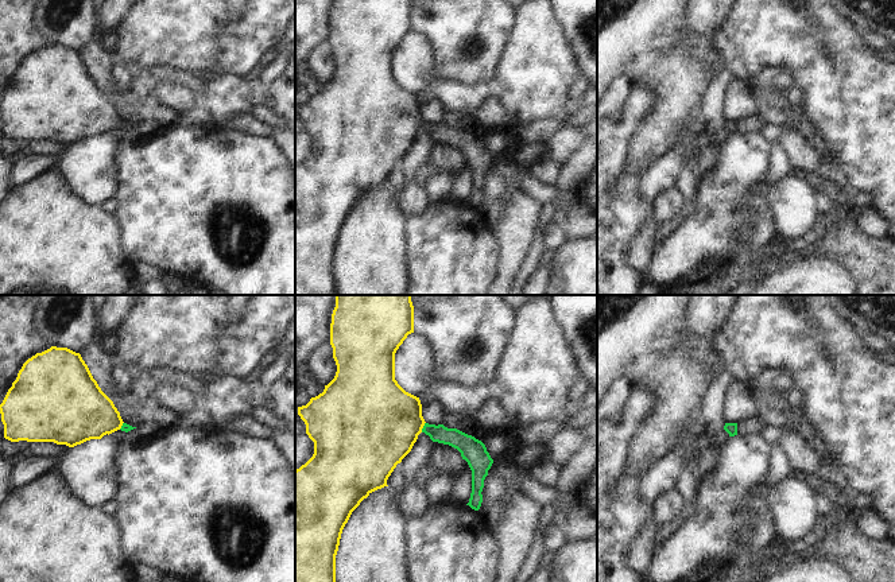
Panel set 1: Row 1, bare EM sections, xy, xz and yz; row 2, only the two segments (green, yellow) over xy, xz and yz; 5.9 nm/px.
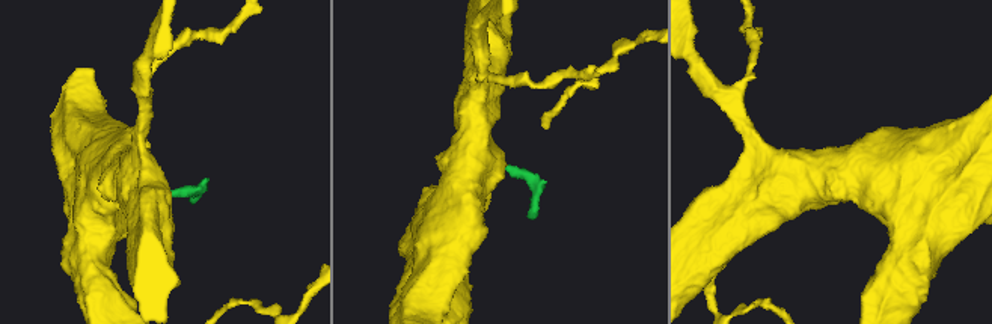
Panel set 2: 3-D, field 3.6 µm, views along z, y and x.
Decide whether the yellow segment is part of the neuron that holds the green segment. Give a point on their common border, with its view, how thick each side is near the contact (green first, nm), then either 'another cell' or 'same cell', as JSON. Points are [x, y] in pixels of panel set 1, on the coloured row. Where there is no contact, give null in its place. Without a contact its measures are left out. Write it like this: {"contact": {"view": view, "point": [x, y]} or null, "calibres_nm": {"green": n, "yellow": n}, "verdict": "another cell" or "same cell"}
{"contact": {"view": "xz", "point": [423, 427]}, "calibres_nm": {"green": 110, "yellow": 460}, "verdict": "same cell"}

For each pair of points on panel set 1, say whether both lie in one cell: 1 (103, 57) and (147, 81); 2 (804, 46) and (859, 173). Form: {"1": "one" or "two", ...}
{"1": "two", "2": "one"}

